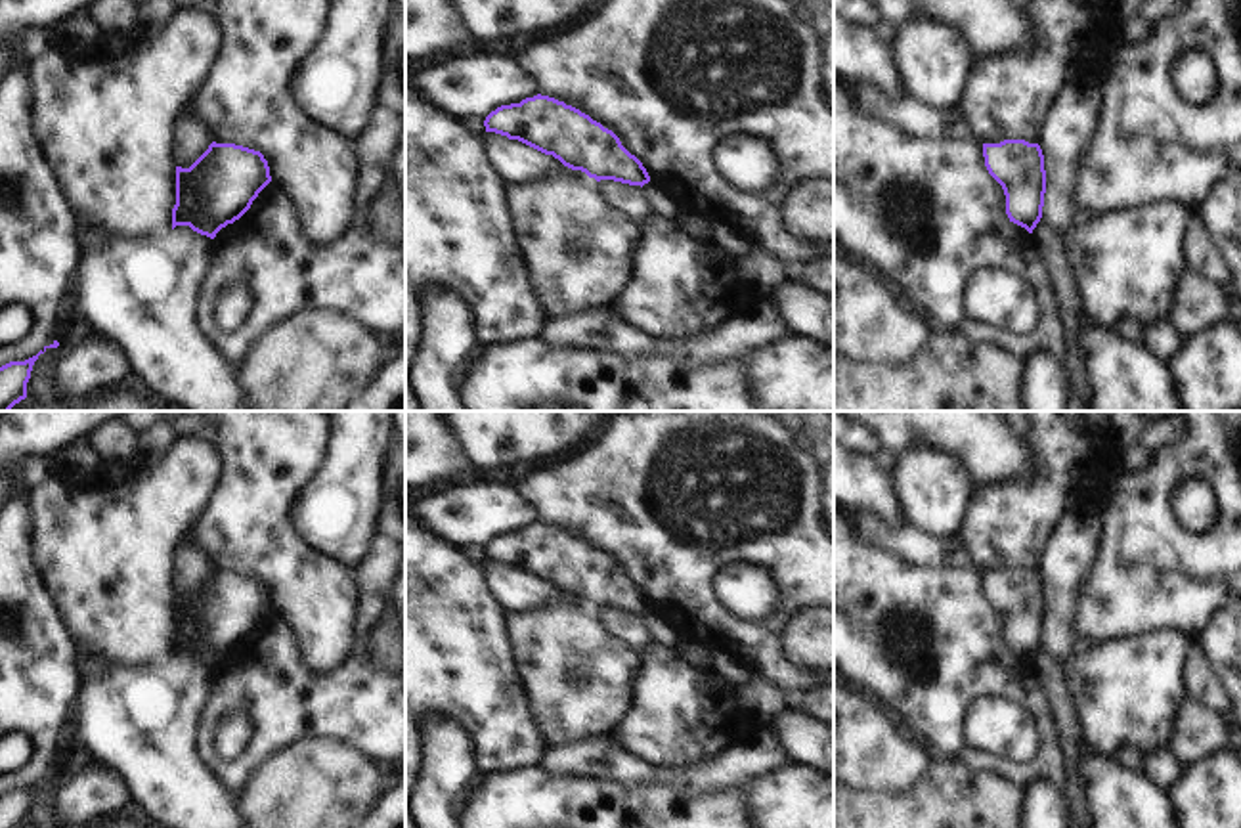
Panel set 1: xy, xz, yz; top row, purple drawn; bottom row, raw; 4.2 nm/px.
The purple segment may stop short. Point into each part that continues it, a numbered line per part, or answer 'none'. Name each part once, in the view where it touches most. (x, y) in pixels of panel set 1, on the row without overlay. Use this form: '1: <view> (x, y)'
none

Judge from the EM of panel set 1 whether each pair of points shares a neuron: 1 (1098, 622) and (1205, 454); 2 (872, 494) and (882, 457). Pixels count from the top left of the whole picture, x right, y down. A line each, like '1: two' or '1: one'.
1: one
2: two

